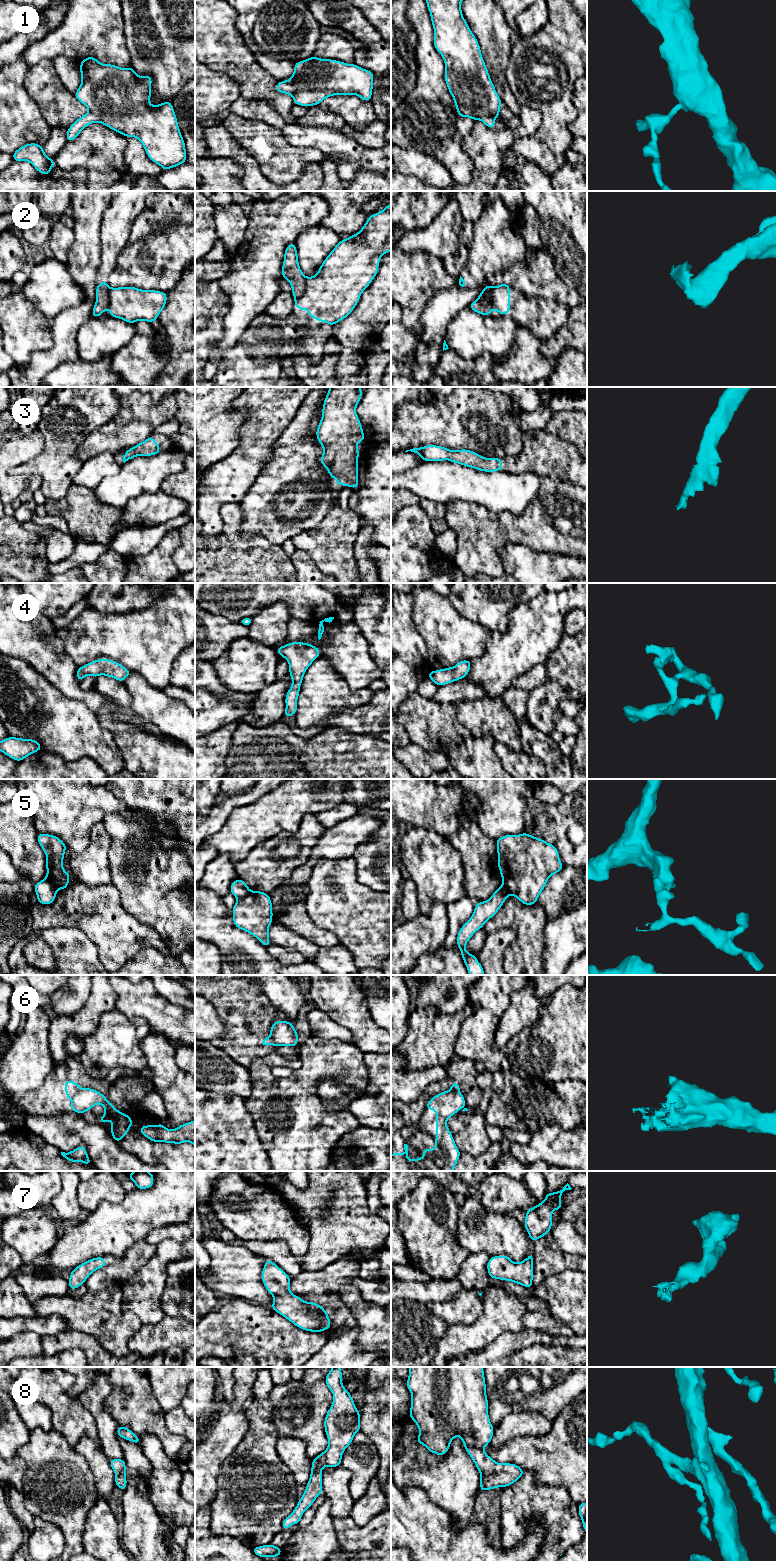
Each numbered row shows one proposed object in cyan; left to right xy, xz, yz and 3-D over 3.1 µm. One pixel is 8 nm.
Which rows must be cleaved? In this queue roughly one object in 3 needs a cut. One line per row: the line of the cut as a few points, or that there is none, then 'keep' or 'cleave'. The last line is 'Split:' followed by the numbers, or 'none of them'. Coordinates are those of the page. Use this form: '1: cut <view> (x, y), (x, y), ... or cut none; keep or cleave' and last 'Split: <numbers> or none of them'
1: cut xz (287, 80), (294, 89), (293, 97); cleave
2: cut yz (493, 287), (487, 293), (486, 299), (477, 300); cleave
3: cut none; keep
4: cut none; keep
5: cut xy (45, 878), (57, 889); cleave
6: cut xy (81, 1089), (73, 1098), (74, 1110); cleave
7: cut none; keep
8: cut none; keep
Split: 1, 2, 5, 6

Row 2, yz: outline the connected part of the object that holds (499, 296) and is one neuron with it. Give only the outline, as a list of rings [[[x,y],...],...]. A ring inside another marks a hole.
[[[500,284],[487,293],[487,300],[475,300],[469,308],[483,316],[491,315],[493,309],[502,316],[510,313],[510,285]]]

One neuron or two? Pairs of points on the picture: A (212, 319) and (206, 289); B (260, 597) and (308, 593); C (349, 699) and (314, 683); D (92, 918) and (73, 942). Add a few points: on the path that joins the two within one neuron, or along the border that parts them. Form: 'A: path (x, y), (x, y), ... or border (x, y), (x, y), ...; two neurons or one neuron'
A: path (206, 312), (206, 296); one neuron
B: path (272, 593), (296, 593); one neuron
C: path (340, 696), (323, 691); one neuron
D: border (59, 926), (74, 926), (78, 928), (98, 948); two neurons

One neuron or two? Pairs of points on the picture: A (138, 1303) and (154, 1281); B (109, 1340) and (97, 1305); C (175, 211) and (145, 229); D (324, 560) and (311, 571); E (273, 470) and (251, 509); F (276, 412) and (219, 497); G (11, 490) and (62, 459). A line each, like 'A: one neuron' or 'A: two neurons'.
A: one neuron
B: one neuron
C: one neuron
D: two neurons
E: one neuron
F: one neuron
G: two neurons

